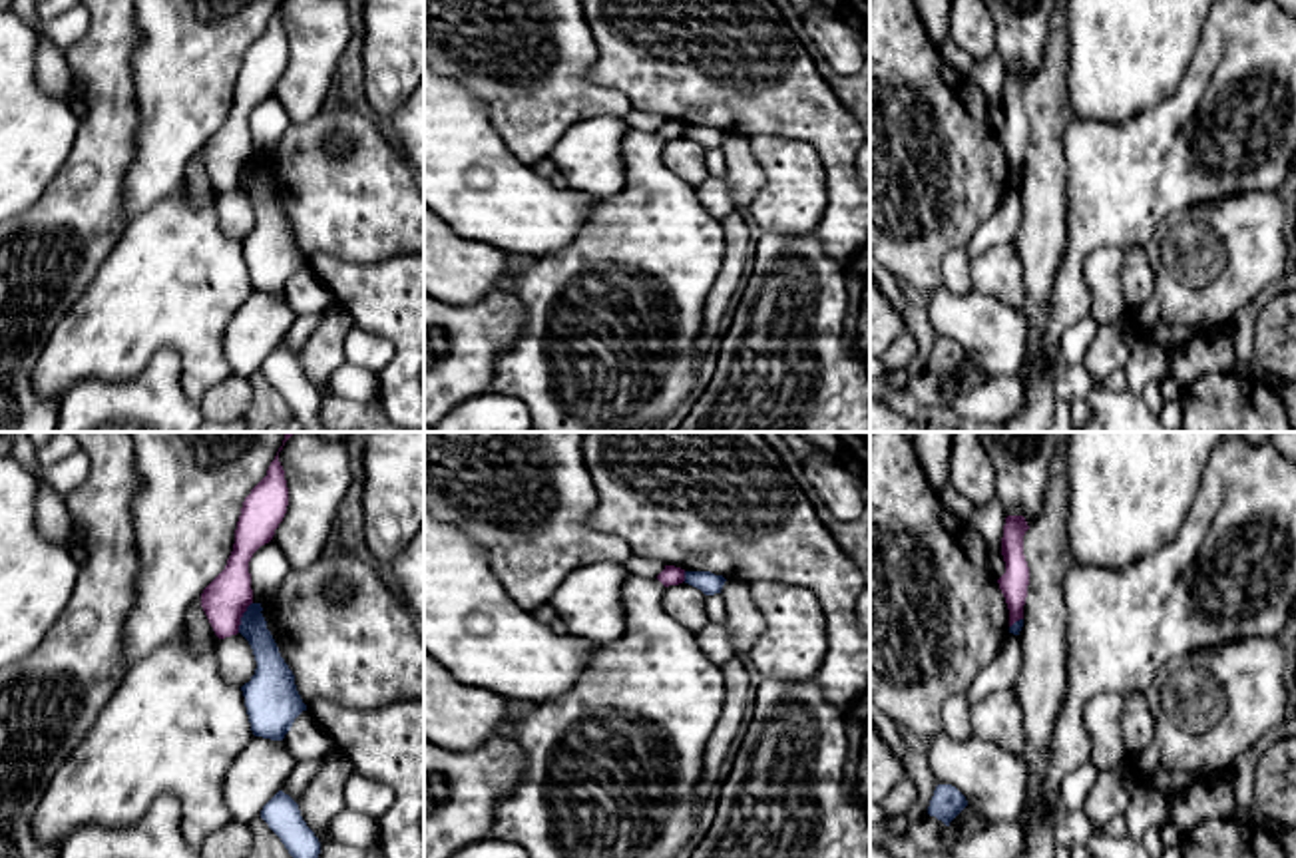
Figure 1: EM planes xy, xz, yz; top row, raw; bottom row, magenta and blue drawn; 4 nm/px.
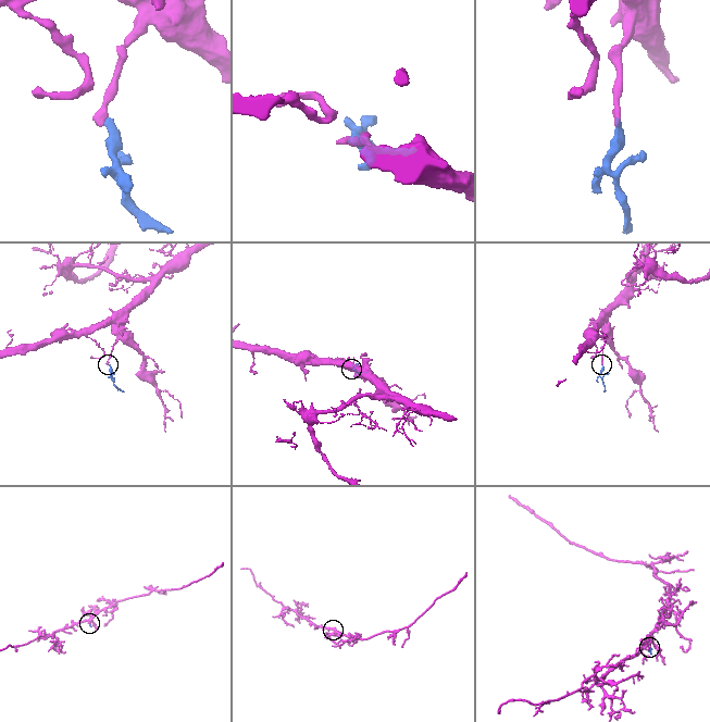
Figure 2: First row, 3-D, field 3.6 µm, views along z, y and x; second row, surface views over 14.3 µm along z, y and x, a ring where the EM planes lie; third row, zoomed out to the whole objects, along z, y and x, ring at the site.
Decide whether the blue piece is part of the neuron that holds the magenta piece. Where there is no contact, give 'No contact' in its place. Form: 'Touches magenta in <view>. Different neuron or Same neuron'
Touches magenta in xy. Different neuron

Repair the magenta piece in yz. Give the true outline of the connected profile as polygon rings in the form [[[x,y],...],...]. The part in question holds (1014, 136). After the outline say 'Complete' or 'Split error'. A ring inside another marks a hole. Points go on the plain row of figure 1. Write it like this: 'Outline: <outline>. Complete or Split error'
Outline: [[[1007,70],[1001,92],[1005,127],[997,133],[1009,163],[1009,181],[1023,173],[1023,159],[1029,139],[1029,121],[1023,109],[1023,90],[1029,84],[1023,70]]]. Complete

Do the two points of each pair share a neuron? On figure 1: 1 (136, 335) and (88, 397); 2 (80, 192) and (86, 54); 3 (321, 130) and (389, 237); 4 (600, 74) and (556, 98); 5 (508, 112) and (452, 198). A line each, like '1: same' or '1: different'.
1: different
2: same
3: same
4: different
5: different

